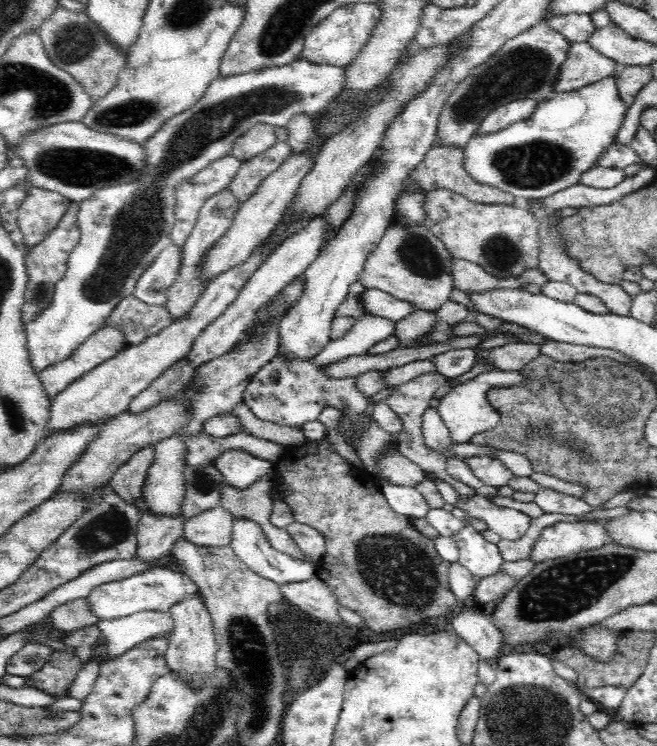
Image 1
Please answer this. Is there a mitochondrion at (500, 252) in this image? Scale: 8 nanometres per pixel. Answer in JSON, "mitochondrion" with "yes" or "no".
{"mitochondrion":"yes"}

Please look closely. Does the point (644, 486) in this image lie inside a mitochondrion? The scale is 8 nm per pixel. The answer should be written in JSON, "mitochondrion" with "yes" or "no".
{"mitochondrion":"no"}

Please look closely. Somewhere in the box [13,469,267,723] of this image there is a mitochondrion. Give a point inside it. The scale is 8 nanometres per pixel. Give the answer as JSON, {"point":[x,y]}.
{"point":[112,527]}

